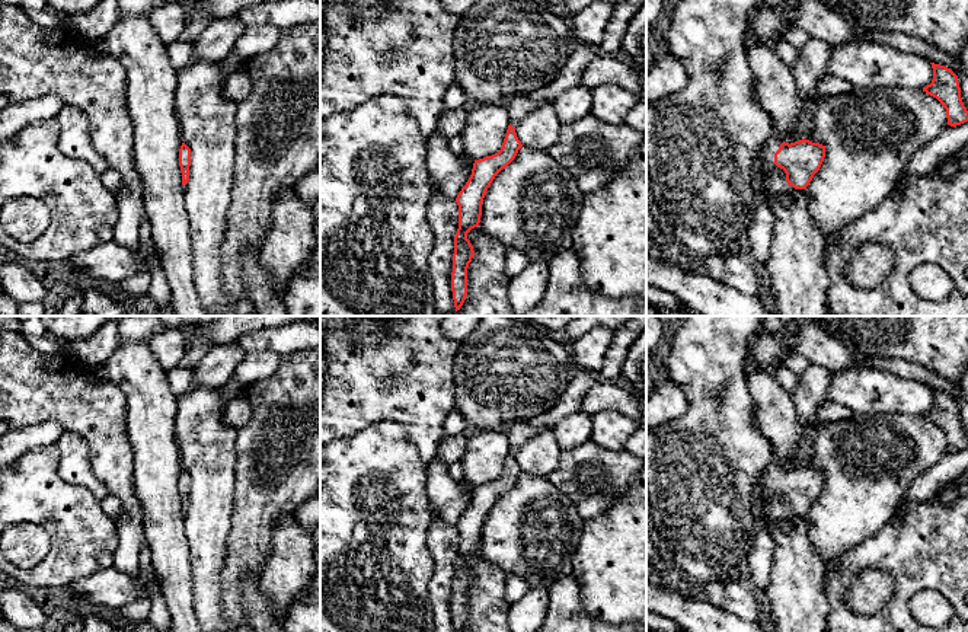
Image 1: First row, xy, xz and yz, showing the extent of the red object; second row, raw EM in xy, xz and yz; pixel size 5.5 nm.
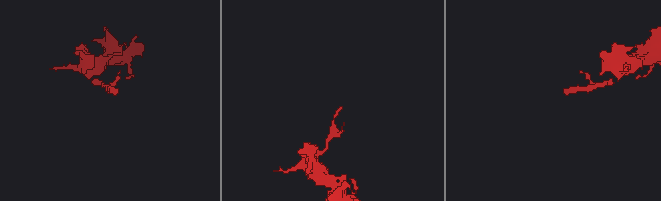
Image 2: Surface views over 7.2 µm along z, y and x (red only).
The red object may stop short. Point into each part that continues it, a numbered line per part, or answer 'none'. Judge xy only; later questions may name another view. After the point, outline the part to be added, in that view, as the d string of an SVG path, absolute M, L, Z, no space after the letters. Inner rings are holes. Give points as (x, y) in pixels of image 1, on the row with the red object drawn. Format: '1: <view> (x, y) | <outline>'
none

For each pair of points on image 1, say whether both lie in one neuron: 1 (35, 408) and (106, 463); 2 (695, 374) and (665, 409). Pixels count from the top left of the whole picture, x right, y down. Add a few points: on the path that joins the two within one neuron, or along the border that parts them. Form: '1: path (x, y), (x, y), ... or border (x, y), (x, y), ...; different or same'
1: path (56, 408), (64, 408), (99, 443); same
2: border (661, 374), (686, 392), (689, 409), (679, 420); different

